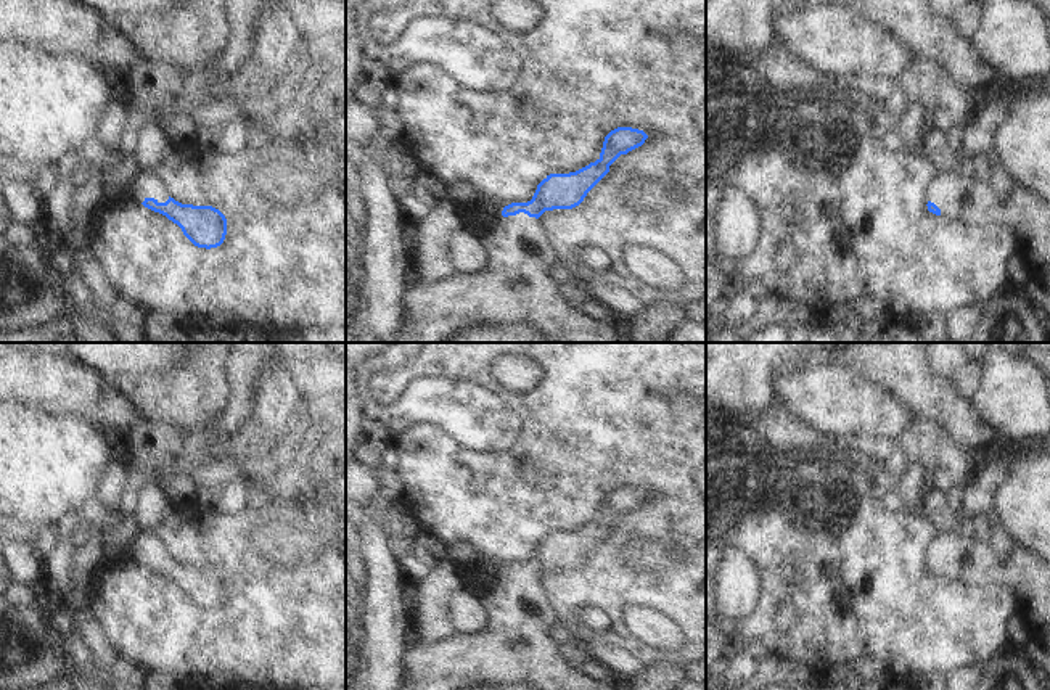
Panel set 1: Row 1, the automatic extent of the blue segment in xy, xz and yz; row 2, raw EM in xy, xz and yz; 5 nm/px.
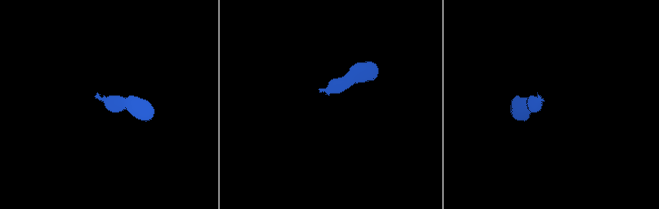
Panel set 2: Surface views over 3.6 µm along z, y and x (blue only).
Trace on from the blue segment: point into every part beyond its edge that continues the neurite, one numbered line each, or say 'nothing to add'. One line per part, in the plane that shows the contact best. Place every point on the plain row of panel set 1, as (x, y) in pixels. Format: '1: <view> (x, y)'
1: xz (515, 650)

